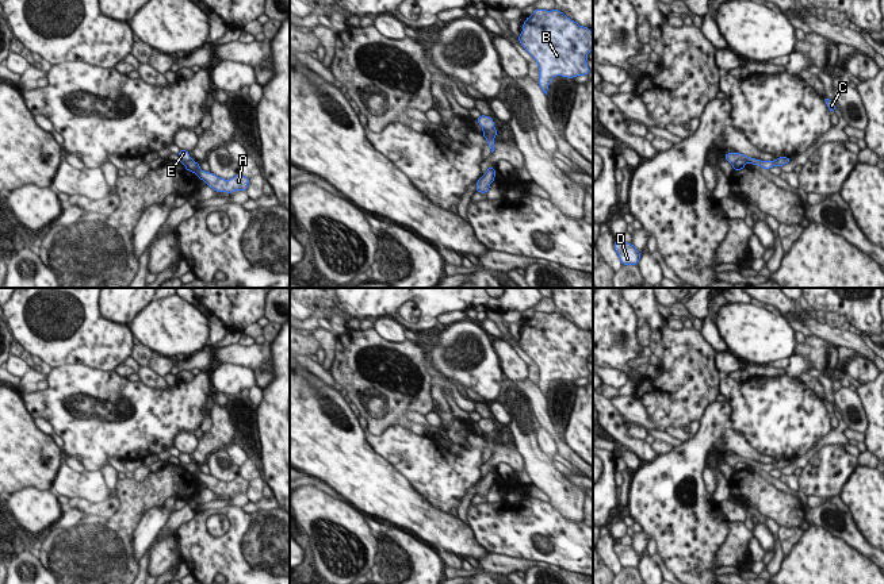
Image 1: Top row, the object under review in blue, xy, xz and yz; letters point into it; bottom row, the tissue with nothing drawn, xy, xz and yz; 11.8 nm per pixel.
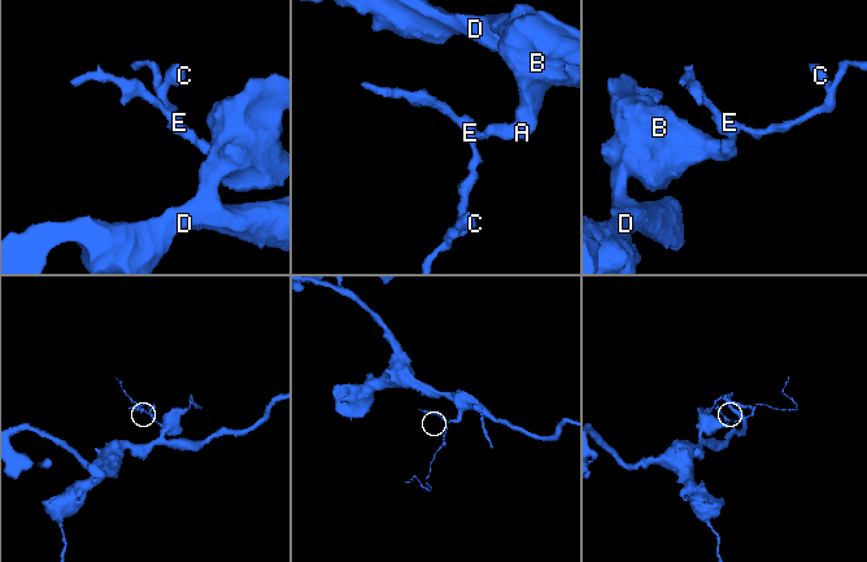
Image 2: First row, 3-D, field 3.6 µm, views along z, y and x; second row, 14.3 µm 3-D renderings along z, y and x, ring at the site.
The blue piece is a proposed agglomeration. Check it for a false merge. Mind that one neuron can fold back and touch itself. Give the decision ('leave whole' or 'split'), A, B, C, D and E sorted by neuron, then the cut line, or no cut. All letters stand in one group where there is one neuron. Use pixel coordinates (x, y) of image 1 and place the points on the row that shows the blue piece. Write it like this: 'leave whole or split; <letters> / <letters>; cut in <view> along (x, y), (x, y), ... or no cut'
split; A B D / C E; cut in xy along (190, 158), (183, 164)

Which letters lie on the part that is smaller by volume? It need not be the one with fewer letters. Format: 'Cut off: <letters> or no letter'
Cut off: C, E

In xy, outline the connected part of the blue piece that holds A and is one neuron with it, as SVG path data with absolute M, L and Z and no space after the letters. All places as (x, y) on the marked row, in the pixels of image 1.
M188 160L184 162L187 170L194 172L196 177L203 180L206 185L213 188L217 192L227 192L231 193L234 191L246 191L249 185L249 178L238 173L230 180L221 178L210 172L204 172L200 169L199 162L194 160Z

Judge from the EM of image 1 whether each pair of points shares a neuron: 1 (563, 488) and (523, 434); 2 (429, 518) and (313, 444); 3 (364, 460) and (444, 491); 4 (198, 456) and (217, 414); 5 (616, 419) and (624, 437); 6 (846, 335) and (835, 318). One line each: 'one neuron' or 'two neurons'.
1: one neuron
2: one neuron
3: two neurons
4: one neuron
5: one neuron
6: two neurons

